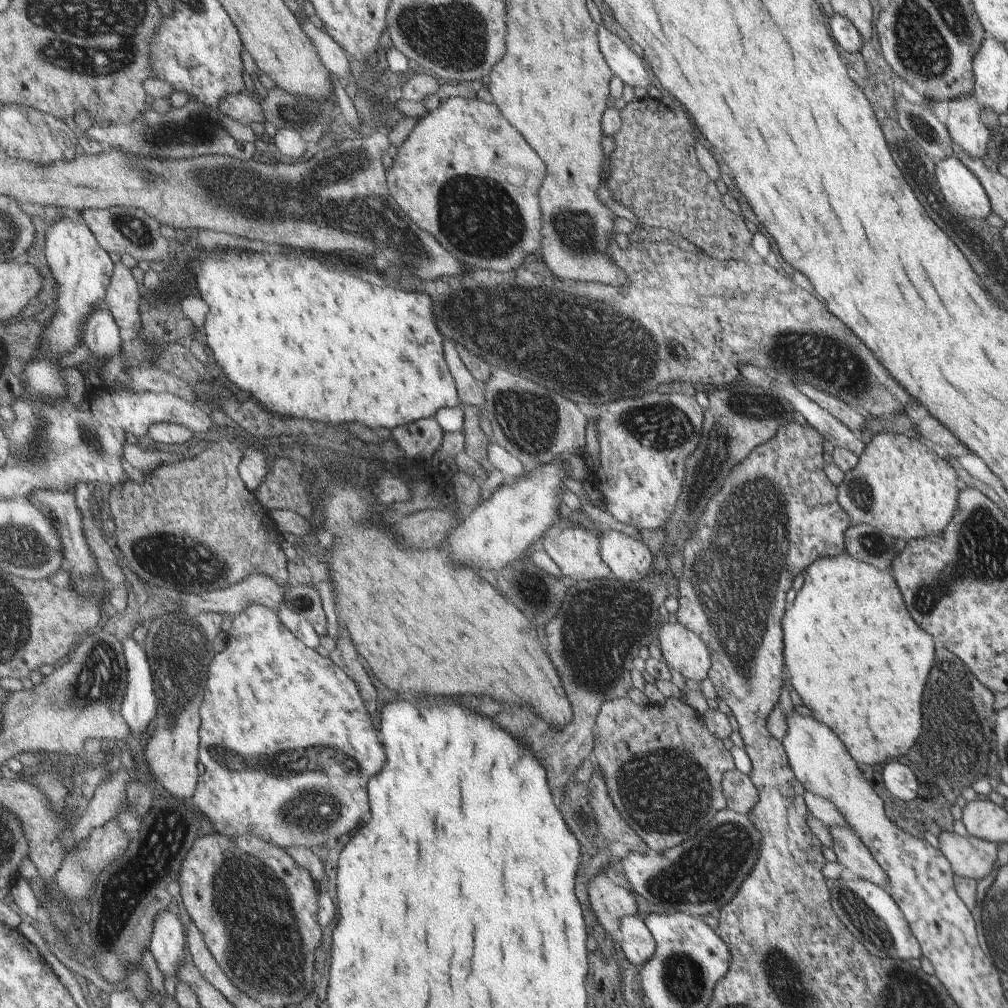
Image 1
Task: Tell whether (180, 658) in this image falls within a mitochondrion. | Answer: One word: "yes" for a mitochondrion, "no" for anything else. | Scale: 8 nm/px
yes

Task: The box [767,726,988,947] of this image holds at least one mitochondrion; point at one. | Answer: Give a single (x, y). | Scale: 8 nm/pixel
(948, 772)

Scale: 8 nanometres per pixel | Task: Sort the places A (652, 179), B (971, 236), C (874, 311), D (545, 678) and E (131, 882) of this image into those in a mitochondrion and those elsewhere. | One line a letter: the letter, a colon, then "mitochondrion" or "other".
A: other
B: other
C: other
D: other
E: mitochondrion

